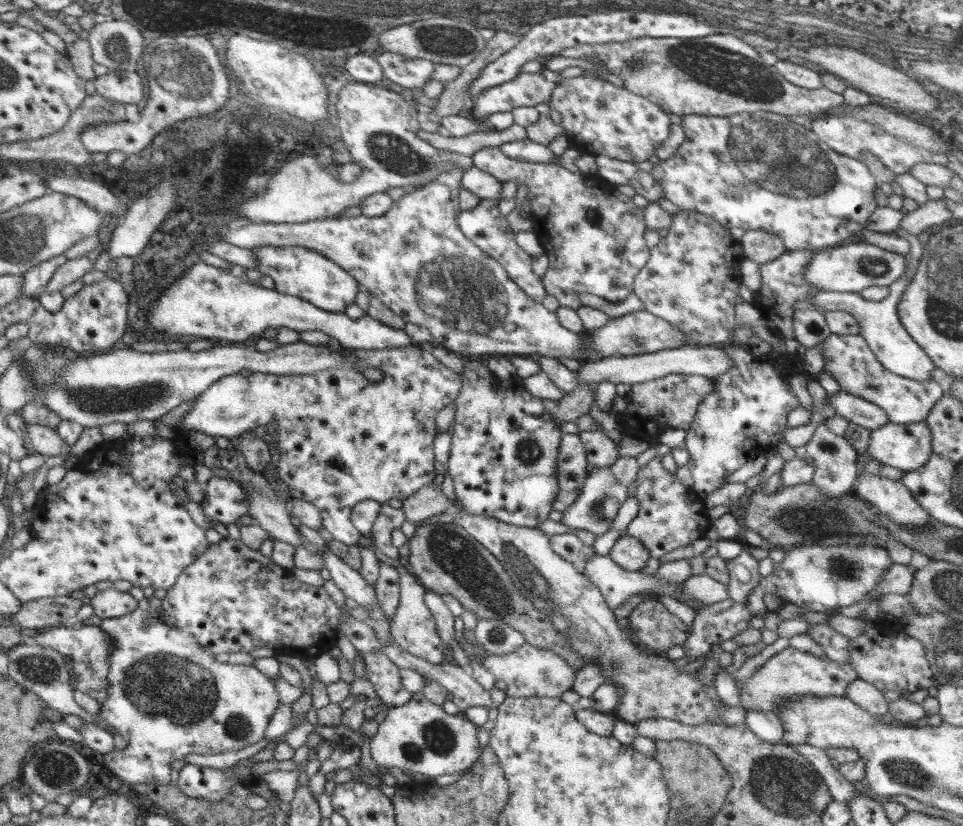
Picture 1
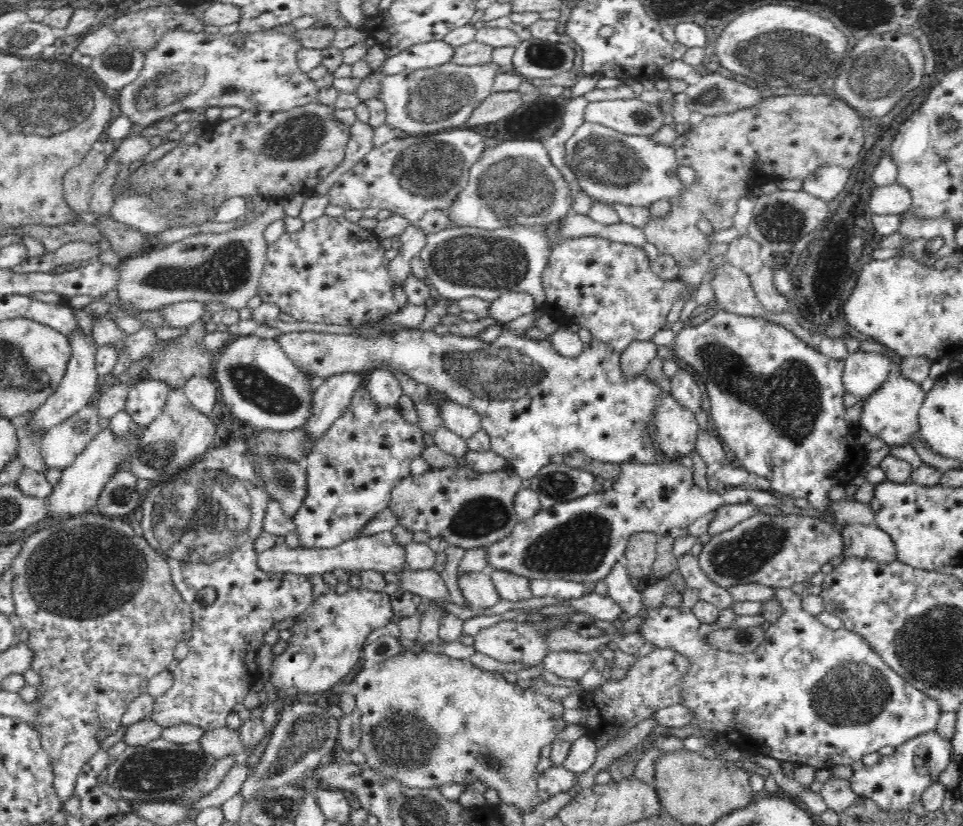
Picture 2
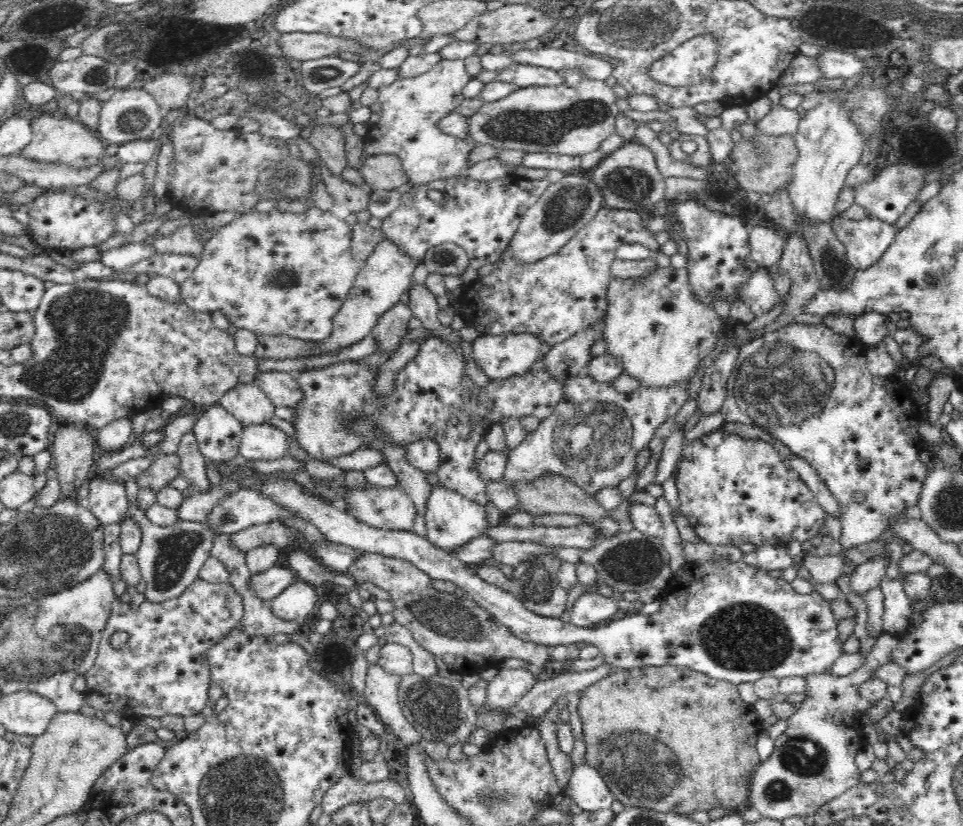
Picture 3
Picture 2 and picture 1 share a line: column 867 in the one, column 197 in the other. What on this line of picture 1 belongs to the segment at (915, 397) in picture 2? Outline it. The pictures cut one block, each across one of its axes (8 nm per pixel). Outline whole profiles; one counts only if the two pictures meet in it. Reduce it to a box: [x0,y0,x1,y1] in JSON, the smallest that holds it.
[177,345,461,547]

